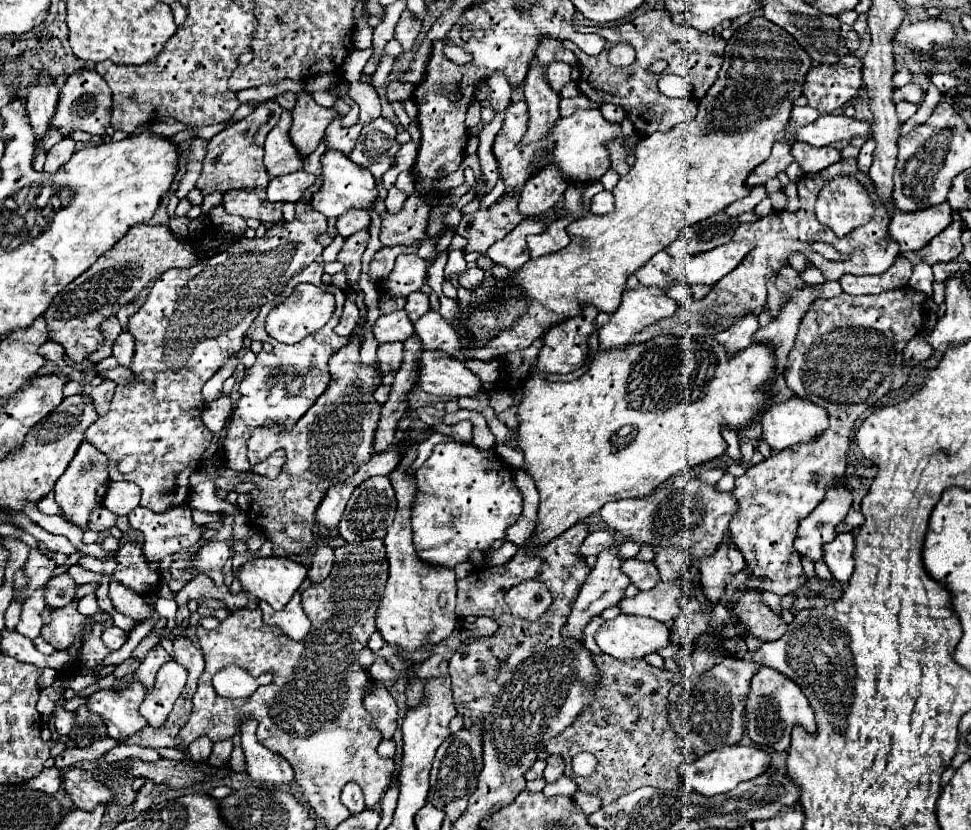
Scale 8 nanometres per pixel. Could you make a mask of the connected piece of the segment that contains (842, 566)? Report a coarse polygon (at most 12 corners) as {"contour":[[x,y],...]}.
{"contour":[[837,534],[823,546],[835,580],[847,582],[855,568],[855,538]]}

